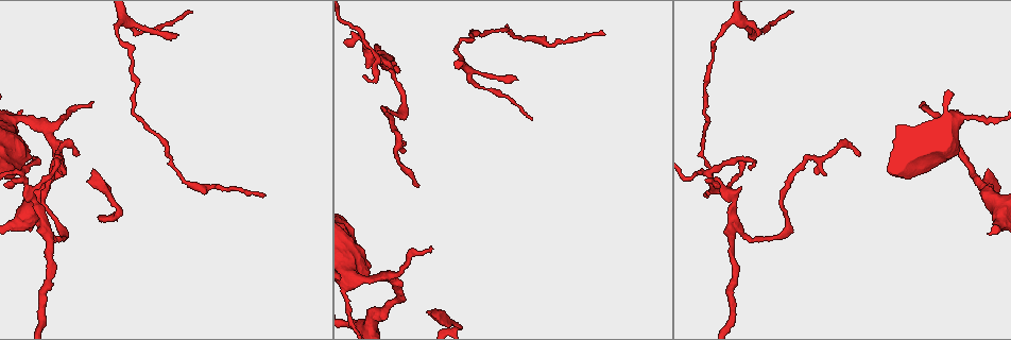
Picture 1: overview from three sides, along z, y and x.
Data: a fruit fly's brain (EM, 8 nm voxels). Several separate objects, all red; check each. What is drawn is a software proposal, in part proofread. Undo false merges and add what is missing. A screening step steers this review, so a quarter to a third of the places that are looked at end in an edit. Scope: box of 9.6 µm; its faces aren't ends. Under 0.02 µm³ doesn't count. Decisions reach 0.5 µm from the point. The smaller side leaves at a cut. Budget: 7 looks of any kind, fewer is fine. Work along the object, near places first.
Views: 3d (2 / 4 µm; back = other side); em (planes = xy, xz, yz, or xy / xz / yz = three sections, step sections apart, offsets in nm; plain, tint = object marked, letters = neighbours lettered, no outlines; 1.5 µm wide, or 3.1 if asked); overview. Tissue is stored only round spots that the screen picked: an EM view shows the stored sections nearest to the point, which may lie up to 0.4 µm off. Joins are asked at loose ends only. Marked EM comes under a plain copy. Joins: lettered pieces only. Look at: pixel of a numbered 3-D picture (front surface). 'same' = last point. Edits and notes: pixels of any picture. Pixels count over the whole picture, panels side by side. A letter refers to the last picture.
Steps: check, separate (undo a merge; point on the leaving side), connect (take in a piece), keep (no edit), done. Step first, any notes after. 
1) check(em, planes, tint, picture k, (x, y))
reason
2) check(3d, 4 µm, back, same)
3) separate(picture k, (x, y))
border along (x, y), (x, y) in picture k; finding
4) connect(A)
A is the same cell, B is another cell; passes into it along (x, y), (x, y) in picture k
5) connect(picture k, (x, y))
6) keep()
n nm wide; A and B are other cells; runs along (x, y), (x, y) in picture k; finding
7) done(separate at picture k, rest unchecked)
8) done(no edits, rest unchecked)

check(em, xz, step 4, letters, picture 1, (354, 319))
thick turns thin

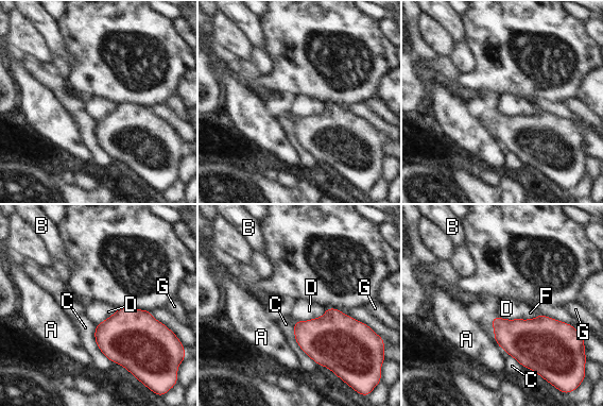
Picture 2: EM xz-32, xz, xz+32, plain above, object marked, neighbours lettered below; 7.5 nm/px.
check(em, planes, letters, same)
cut it another way

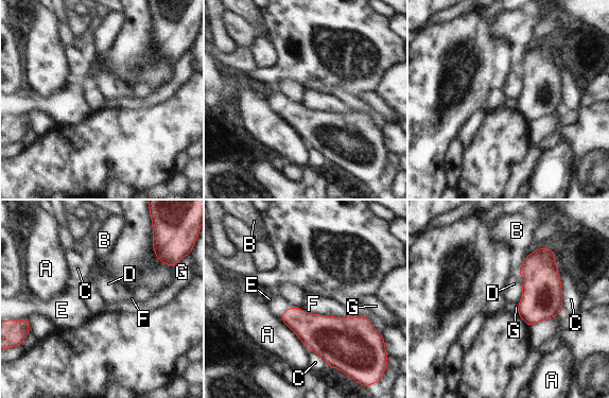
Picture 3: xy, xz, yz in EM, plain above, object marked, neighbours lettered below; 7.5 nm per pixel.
keep()
A, B, C, D, E, F and G are other cells; one neuron here

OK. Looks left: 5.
check(3d, 4 µm, picture 1, (858, 152))
thin end

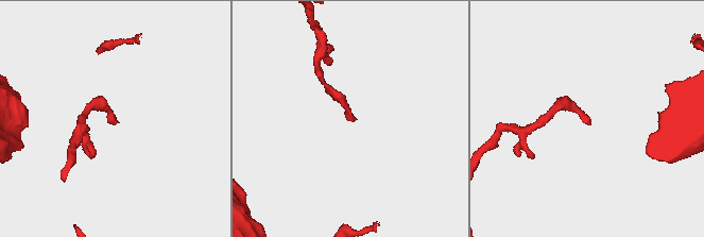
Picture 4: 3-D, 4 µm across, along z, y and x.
check(em, planes, letters, picture 4, (589, 121))
need the tissue

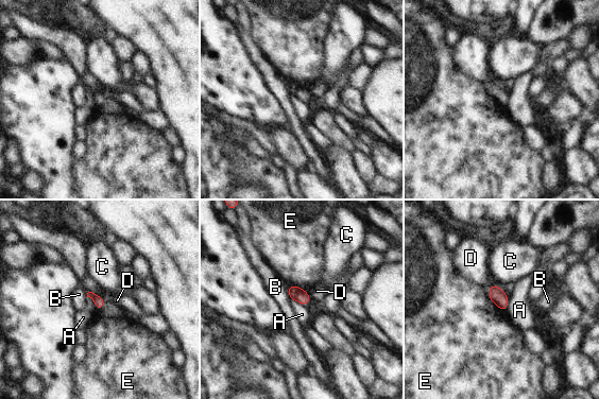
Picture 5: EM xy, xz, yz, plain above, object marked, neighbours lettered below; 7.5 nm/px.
keep()
A, B, C, D and E are other cells; border along (87, 296), (99, 311) in picture 5; no lettered piece goes on from it

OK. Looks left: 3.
check(3d, 4 µm, picture 1, (57, 160))
tapers out

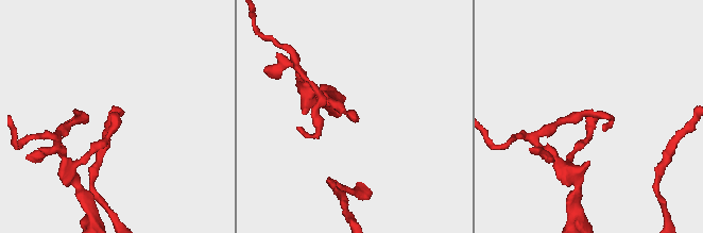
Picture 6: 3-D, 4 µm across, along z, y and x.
check(em, planes, letters, picture 6, (352, 119))

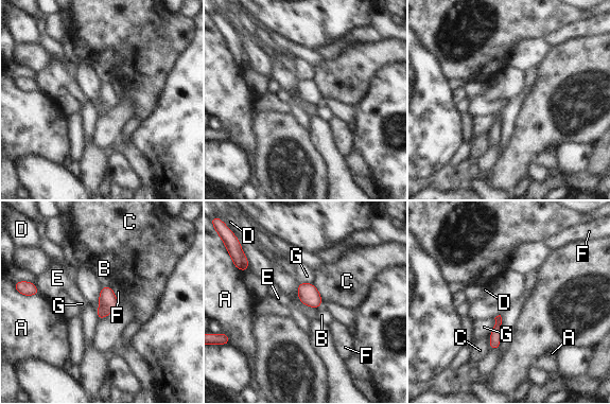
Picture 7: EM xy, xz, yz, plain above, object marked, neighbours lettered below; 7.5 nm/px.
keep()
A, B, C, D, E, F and G are other cells; none of them fits

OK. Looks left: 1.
done(no edits, rest unchecked)

